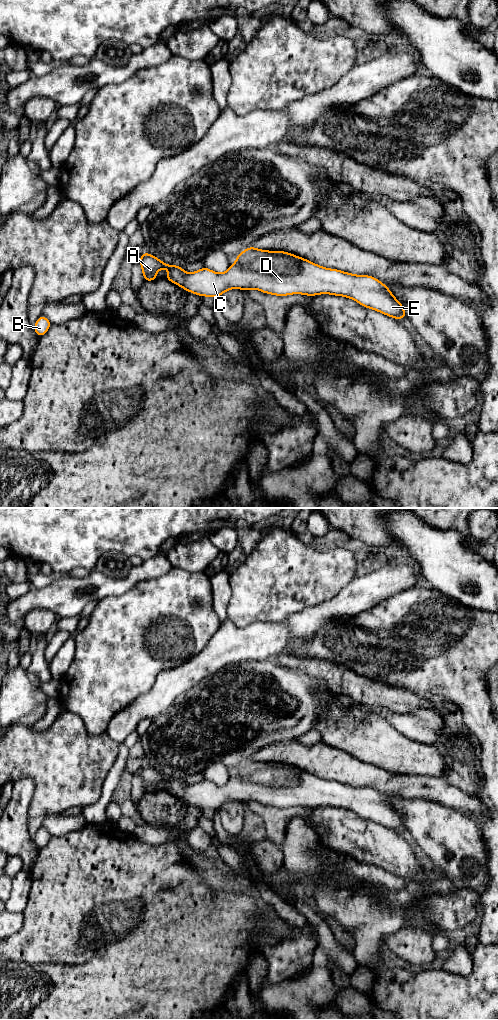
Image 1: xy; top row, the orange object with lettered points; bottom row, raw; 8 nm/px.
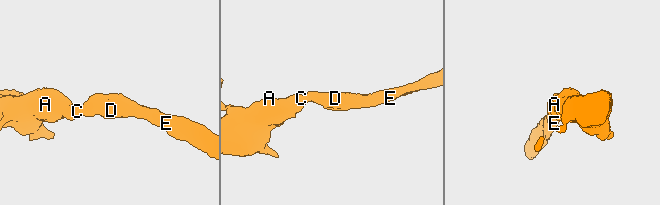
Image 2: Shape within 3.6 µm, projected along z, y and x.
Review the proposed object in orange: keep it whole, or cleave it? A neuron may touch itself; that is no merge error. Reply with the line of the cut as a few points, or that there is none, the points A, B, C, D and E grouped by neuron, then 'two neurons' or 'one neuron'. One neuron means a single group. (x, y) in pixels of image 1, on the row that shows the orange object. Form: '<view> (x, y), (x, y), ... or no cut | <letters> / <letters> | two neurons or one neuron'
no cut | A B C D E | one neuron

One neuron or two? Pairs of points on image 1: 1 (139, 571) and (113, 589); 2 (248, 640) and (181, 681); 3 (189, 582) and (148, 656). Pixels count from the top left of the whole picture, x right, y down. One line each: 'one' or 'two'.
1: one
2: one
3: one

